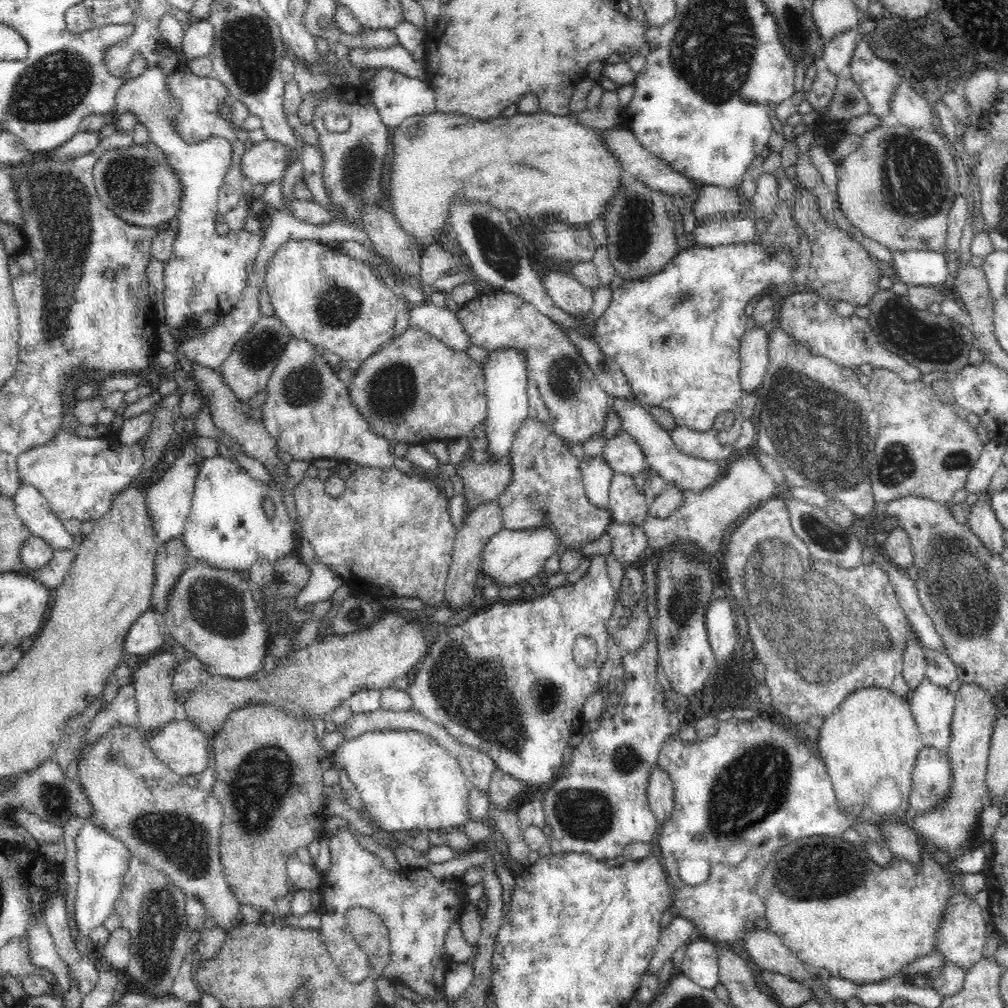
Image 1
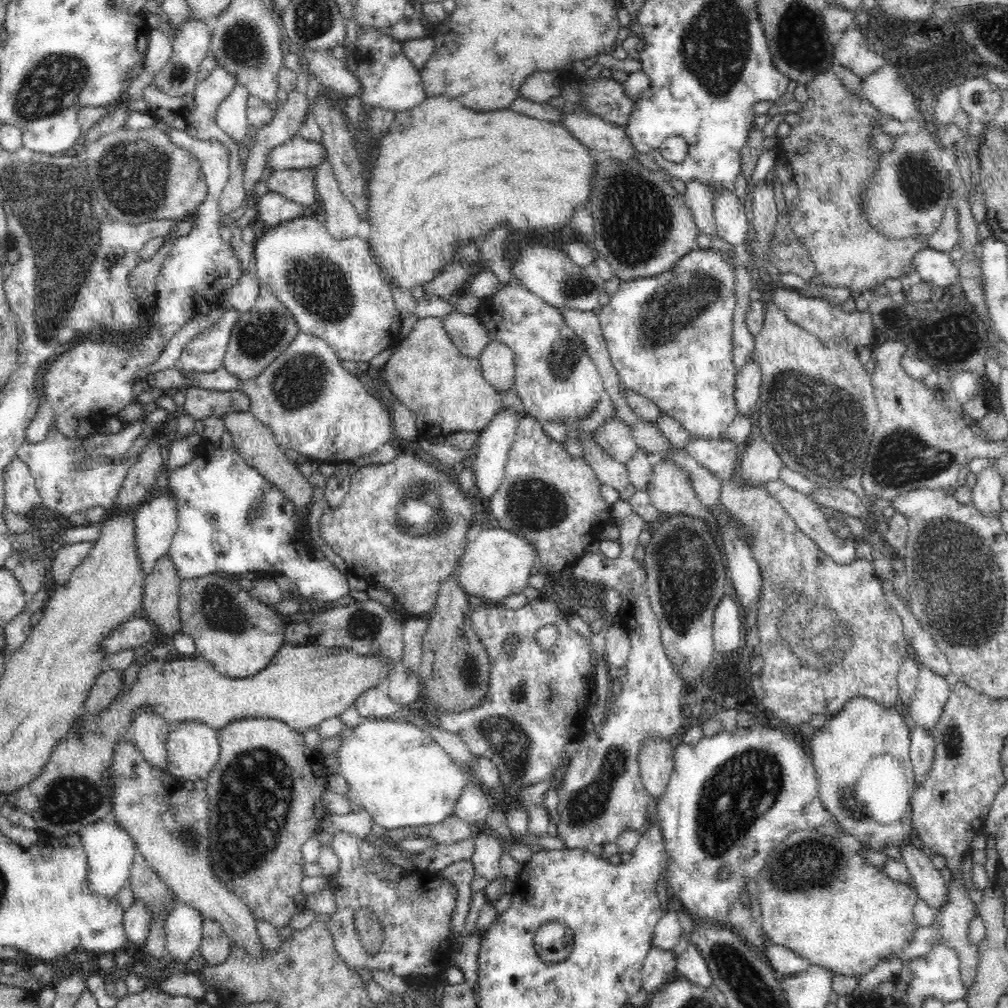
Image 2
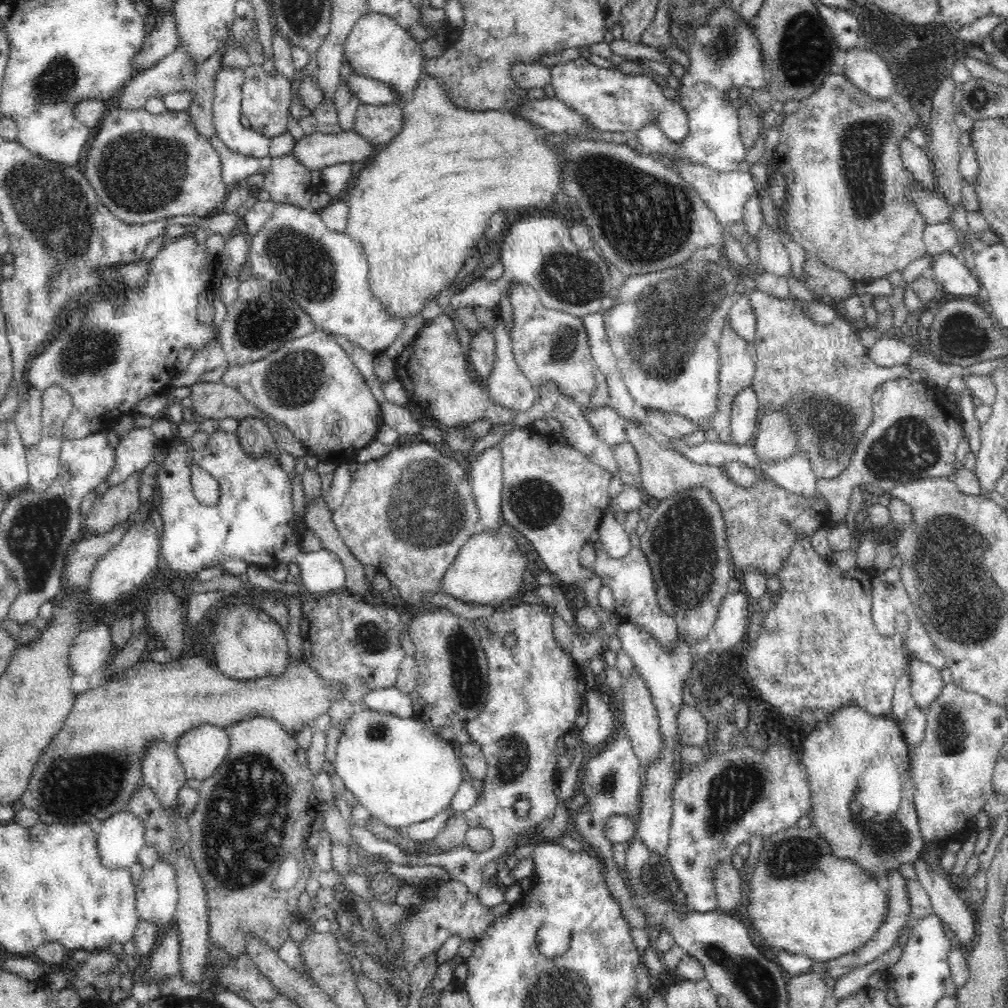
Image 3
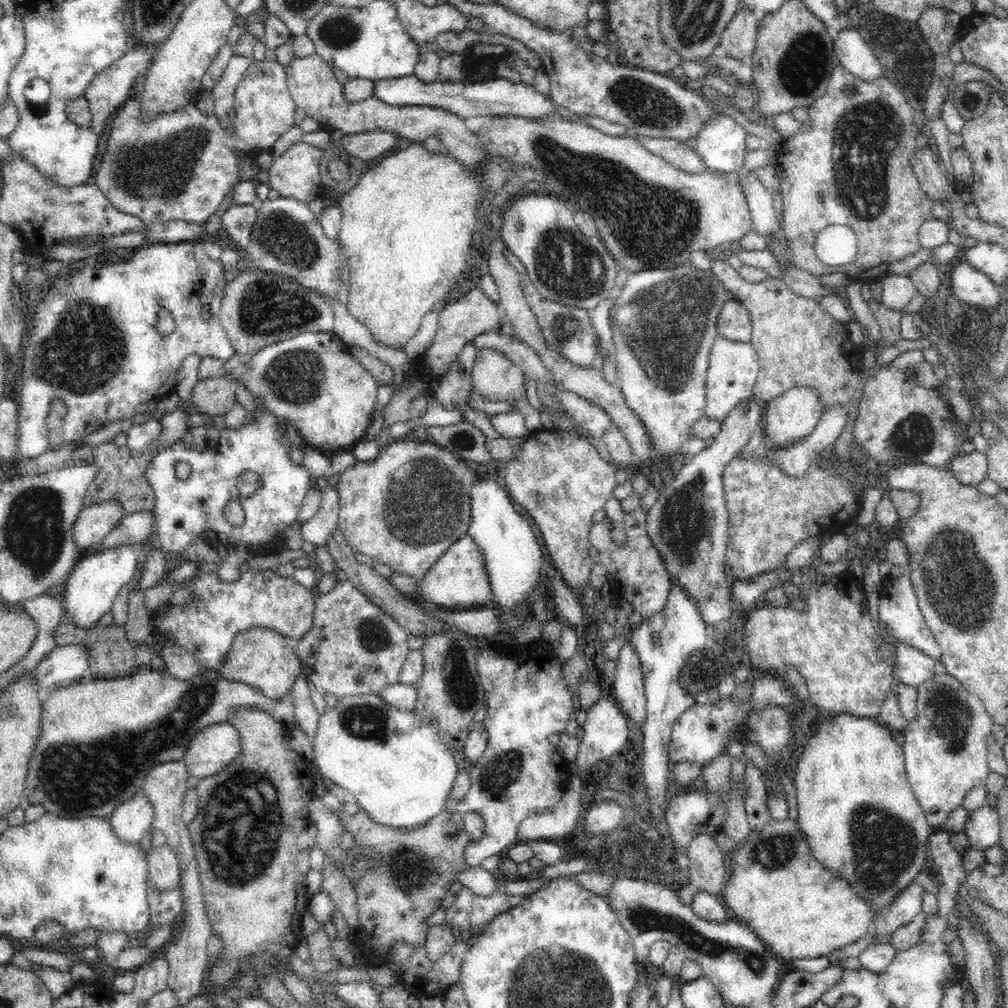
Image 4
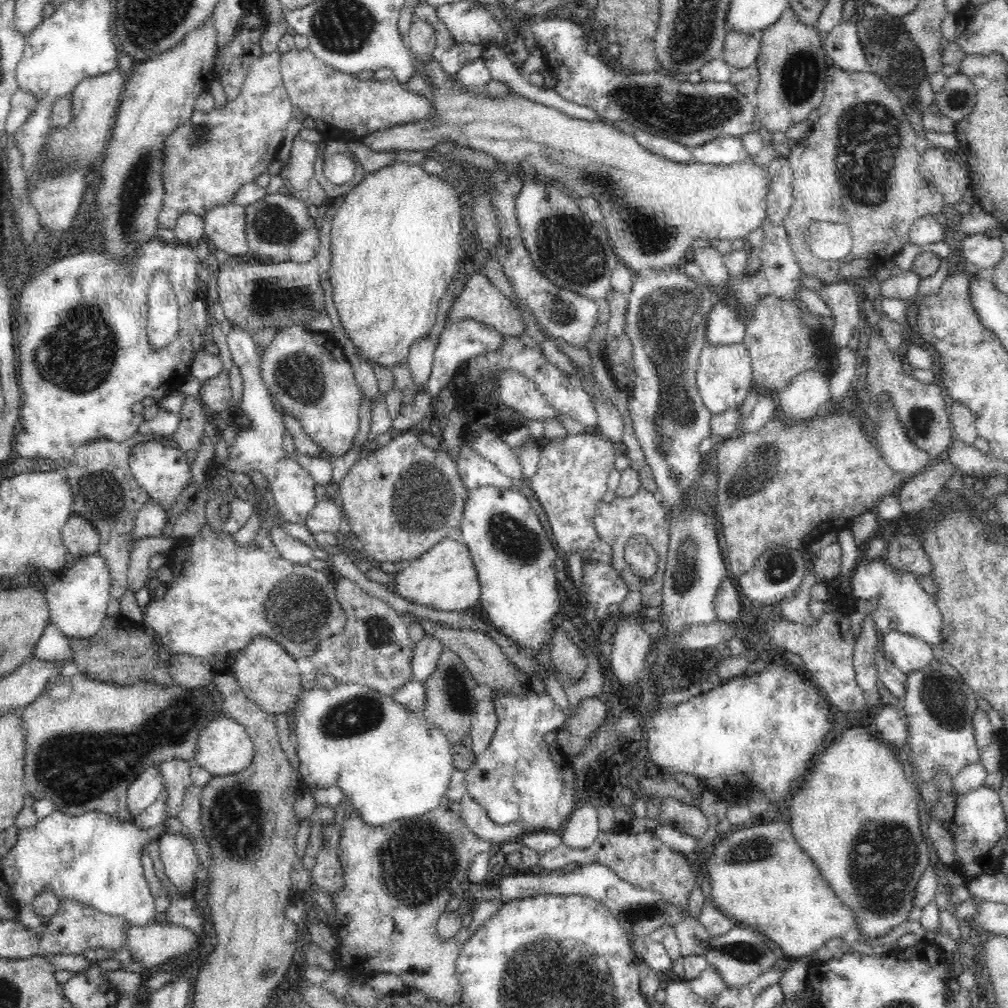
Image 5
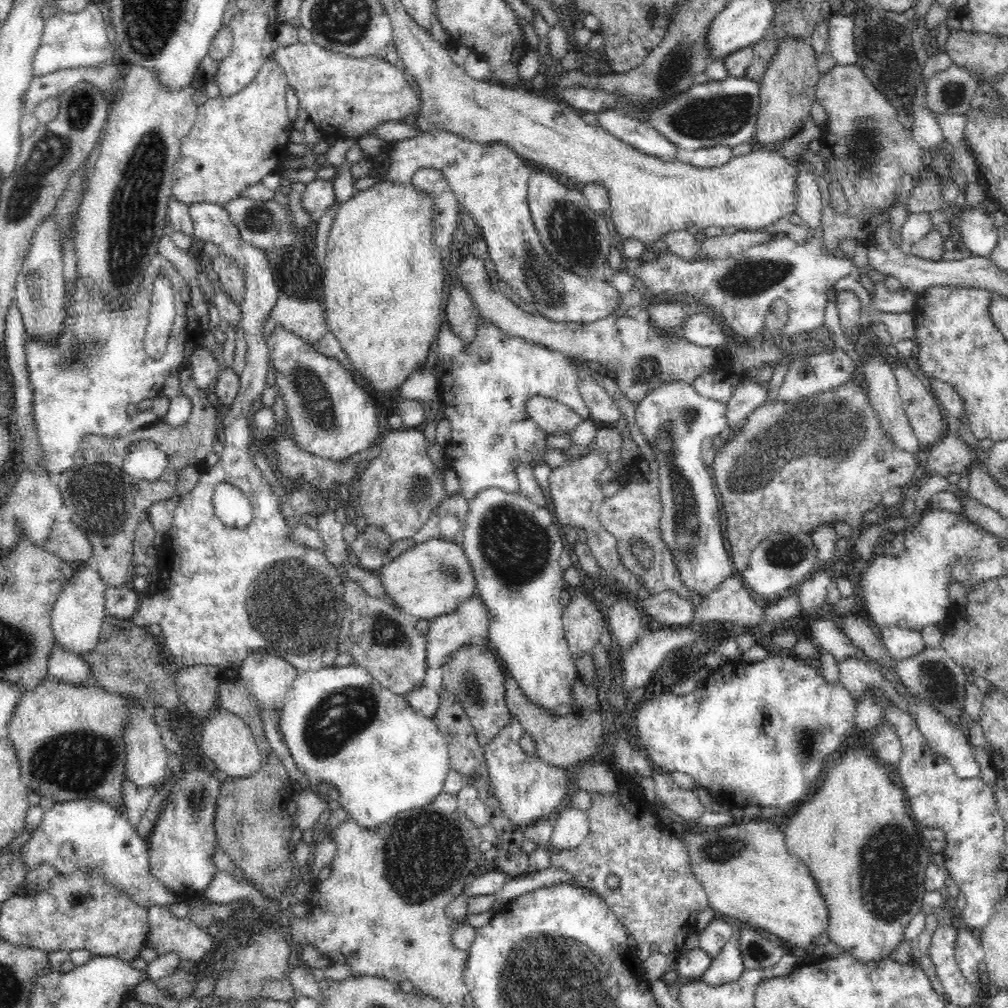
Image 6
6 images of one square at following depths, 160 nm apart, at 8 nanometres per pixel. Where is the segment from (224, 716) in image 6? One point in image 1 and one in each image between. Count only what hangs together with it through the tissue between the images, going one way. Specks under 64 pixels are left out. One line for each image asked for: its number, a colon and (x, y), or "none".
1: (183, 747)
2: (192, 749)
3: (201, 751)
4: (214, 747)
5: (224, 747)

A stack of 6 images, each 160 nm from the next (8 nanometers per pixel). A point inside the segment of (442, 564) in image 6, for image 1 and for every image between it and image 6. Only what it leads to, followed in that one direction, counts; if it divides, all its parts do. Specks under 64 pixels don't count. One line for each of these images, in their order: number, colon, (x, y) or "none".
1: (510, 556)
2: (496, 564)
3: (487, 570)
4: (458, 578)
5: (445, 578)

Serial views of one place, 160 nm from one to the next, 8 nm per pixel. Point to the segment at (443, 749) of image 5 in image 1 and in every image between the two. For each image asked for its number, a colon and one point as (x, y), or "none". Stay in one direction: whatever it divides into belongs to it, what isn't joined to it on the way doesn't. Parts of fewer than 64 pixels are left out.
1: (407, 781)
2: (403, 777)
3: (401, 771)
4: (399, 770)

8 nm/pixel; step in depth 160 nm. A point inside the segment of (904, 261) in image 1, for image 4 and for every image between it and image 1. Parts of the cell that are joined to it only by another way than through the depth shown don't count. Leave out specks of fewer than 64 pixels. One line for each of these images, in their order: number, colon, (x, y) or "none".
2: (935, 267)
3: (950, 271)
4: (976, 289)

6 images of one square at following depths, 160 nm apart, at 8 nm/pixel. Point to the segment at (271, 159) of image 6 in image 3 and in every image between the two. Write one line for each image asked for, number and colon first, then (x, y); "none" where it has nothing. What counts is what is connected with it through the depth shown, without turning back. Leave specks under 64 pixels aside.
3: (144, 168)
4: (182, 166)
5: (208, 160)

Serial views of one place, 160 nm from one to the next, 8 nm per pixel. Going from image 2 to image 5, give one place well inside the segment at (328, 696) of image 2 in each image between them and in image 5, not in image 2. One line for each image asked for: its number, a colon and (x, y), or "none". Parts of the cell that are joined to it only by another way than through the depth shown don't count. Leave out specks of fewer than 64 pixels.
3: (92, 767)
4: (98, 738)
5: (85, 740)

